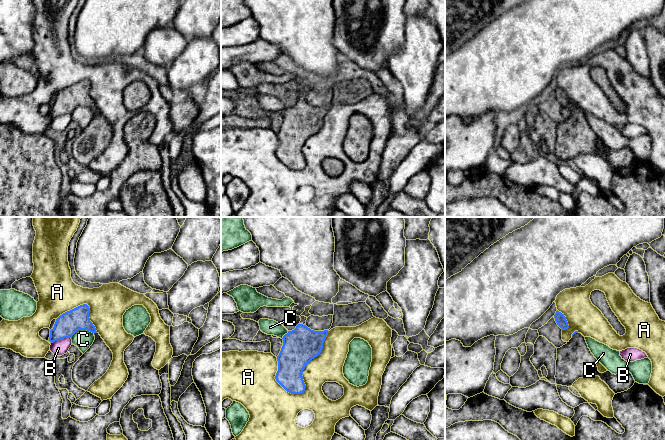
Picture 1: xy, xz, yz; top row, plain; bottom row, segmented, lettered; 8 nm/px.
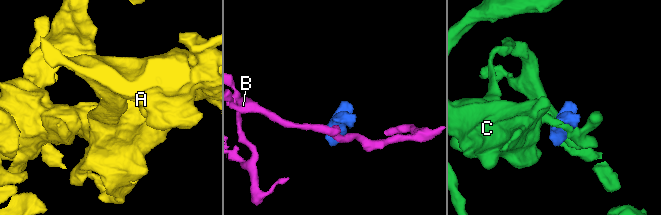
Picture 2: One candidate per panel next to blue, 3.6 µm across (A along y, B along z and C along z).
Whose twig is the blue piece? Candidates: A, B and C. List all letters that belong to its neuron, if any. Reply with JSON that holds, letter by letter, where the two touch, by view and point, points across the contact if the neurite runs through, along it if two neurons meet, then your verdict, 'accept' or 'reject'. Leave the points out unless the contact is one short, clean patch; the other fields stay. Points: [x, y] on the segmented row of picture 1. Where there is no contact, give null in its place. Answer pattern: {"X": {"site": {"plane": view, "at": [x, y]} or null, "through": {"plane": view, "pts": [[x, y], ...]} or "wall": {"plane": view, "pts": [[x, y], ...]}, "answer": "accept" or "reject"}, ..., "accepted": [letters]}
{"A": {"site": {"plane": "xz", "at": [304, 368]}, "answer": "reject"}, "B": {"site": {"plane": "xy", "at": [61, 338]}, "answer": "reject"}, "C": {"site": {"plane": "xy", "at": [81, 329]}, "answer": "reject"}, "accepted": []}

